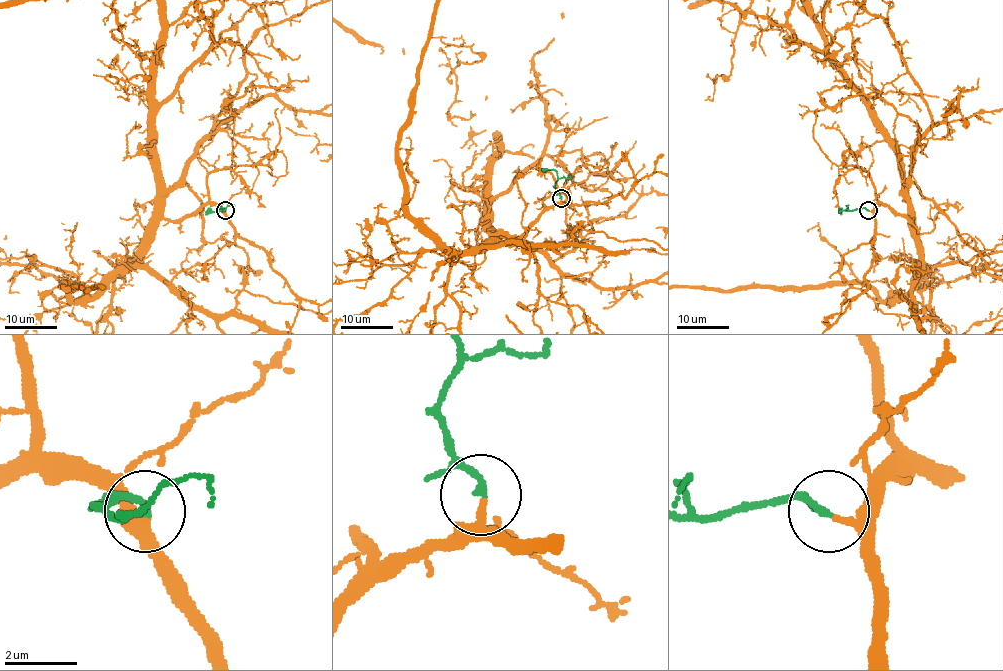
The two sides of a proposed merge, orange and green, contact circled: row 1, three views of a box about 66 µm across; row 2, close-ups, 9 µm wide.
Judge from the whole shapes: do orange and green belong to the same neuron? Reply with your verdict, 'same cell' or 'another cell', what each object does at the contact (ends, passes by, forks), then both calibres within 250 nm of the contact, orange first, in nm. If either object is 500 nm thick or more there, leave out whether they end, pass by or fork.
same cell; orange passes by; green ends there; 170 nm thick on the orange side, 200 nm on the other

